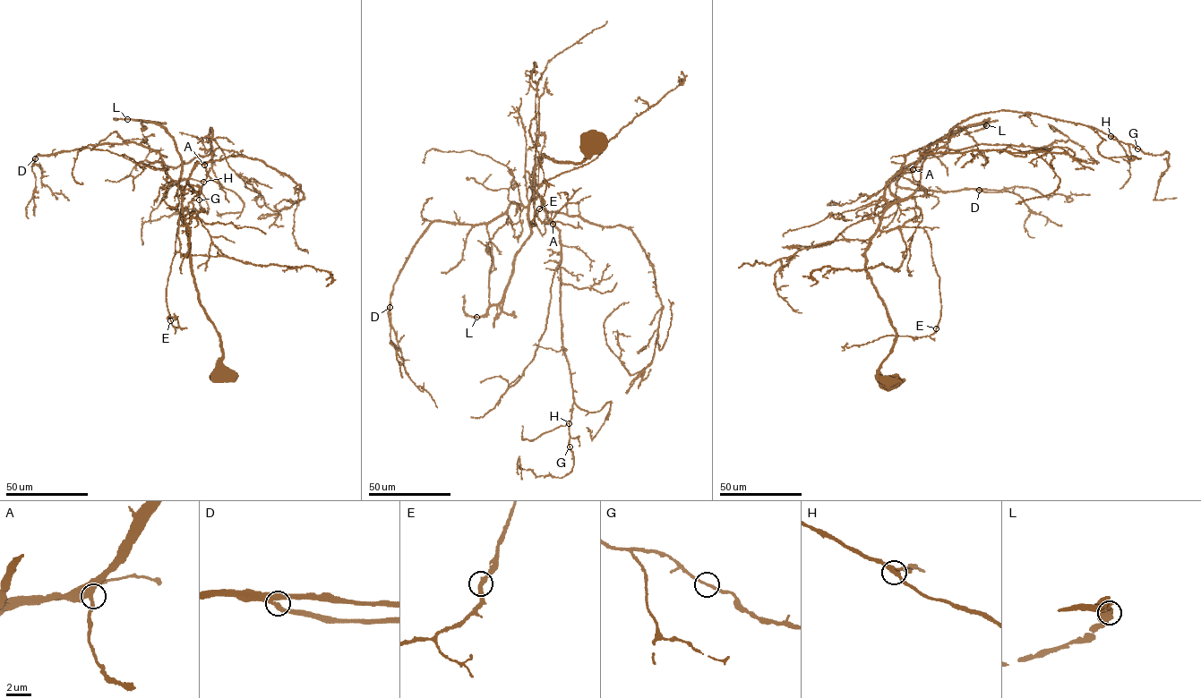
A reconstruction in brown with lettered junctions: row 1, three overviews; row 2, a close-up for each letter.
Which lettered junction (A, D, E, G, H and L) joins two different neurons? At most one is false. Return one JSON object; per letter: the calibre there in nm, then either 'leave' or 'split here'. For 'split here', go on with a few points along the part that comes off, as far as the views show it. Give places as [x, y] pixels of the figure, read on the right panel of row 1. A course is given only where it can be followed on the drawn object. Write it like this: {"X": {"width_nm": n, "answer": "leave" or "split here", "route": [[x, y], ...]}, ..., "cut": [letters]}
{"A": {"width_nm": 400, "answer": "leave"}, "D": {"width_nm": 280, "answer": "leave"}, "E": {"width_nm": 320, "answer": "leave"}, "G": {"width_nm": 180, "answer": "leave"}, "H": {"width_nm": 280, "answer": "leave"}, "L": {"width_nm": 440, "answer": "leave"}, "cut": []}

